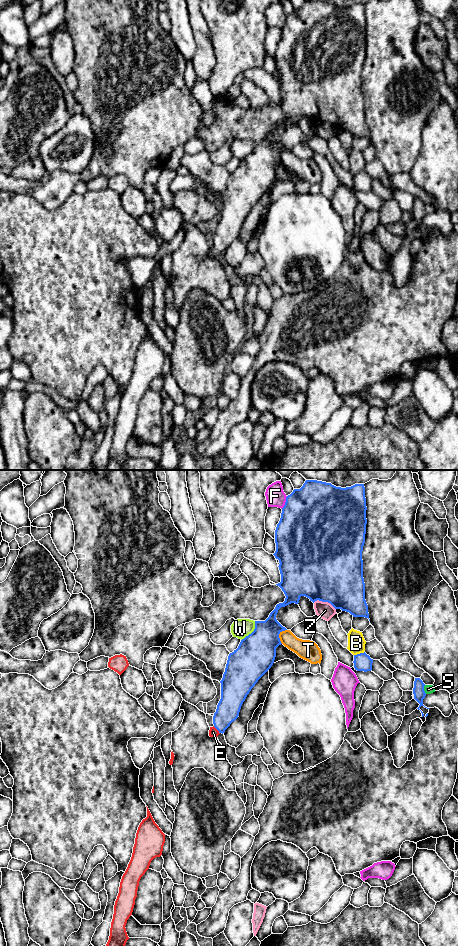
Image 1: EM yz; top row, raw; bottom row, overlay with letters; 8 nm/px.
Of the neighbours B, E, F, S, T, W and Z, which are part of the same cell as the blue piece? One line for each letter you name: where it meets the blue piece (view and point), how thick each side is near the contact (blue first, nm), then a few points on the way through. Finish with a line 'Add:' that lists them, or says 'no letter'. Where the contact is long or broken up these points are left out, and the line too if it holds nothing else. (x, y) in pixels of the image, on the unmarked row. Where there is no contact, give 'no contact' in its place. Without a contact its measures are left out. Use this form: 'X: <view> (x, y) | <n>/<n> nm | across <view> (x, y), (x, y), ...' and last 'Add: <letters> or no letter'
E: yz (217, 249) | 190/80 nm | across yz (228, 228), (217, 249), (213, 252)
Add: E

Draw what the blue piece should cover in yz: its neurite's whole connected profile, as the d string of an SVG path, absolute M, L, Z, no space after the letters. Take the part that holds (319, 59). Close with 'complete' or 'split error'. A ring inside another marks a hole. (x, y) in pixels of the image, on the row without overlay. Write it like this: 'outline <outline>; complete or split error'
outline M306 0L303 6L300 9L294 9L293 12L286 17L286 22L284 27L282 28L281 38L279 43L277 44L275 50L275 63L276 63L276 71L273 74L276 79L279 80L279 90L281 94L281 102L276 104L279 106L284 112L286 118L283 123L279 123L276 125L275 129L270 133L269 137L265 141L255 141L255 149L254 151L241 160L238 168L229 174L225 192L223 194L223 198L220 201L221 203L221 219L217 225L216 232L213 236L213 247L210 247L209 256L217 257L220 253L224 253L225 250L230 246L230 244L235 241L241 229L243 222L245 221L247 215L251 211L251 209L255 206L258 200L271 188L274 183L276 177L276 168L281 165L281 161L279 158L279 154L282 151L287 150L283 147L276 139L276 135L278 130L281 127L285 127L291 123L298 124L300 117L305 116L310 119L313 123L317 120L322 122L330 123L335 129L341 129L342 131L349 132L353 137L365 137L369 139L368 133L368 125L365 120L365 103L363 98L363 80L362 80L362 71L365 63L365 54L366 54L366 18L365 18L365 7L364 4L355 4L351 7L341 8L332 5L331 3L326 3L317 0Z; split error

